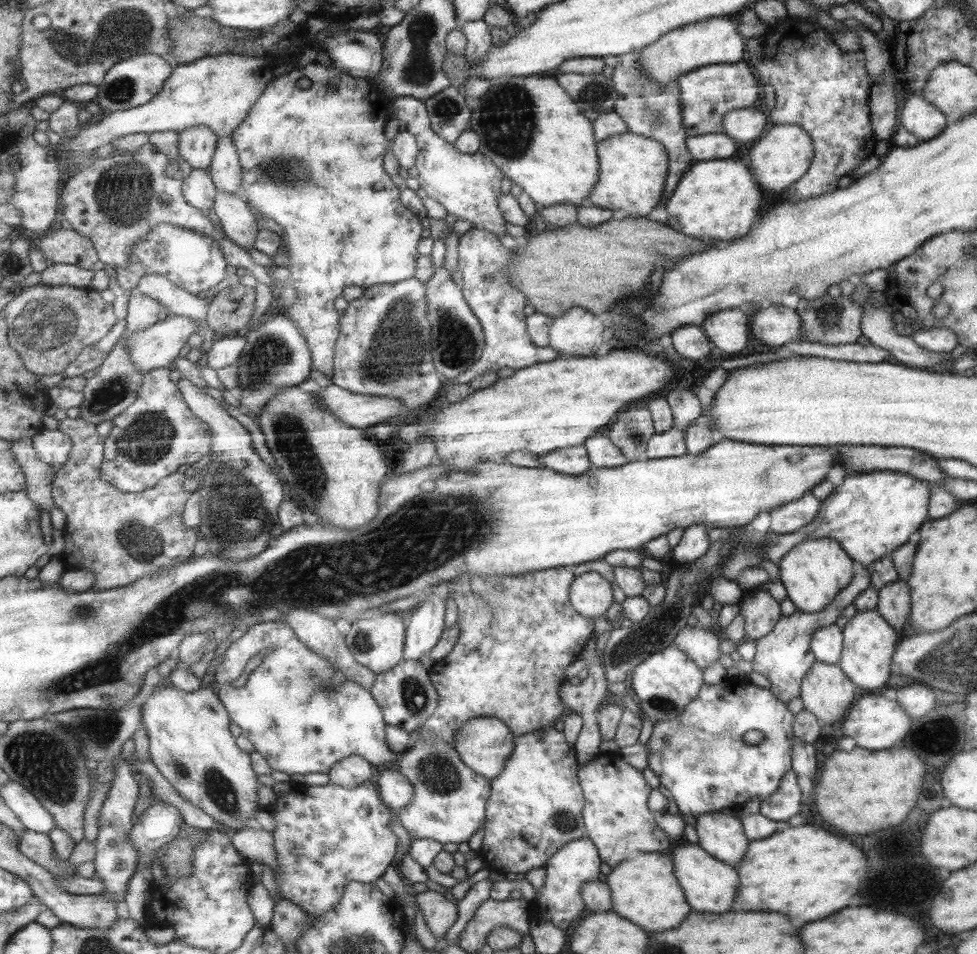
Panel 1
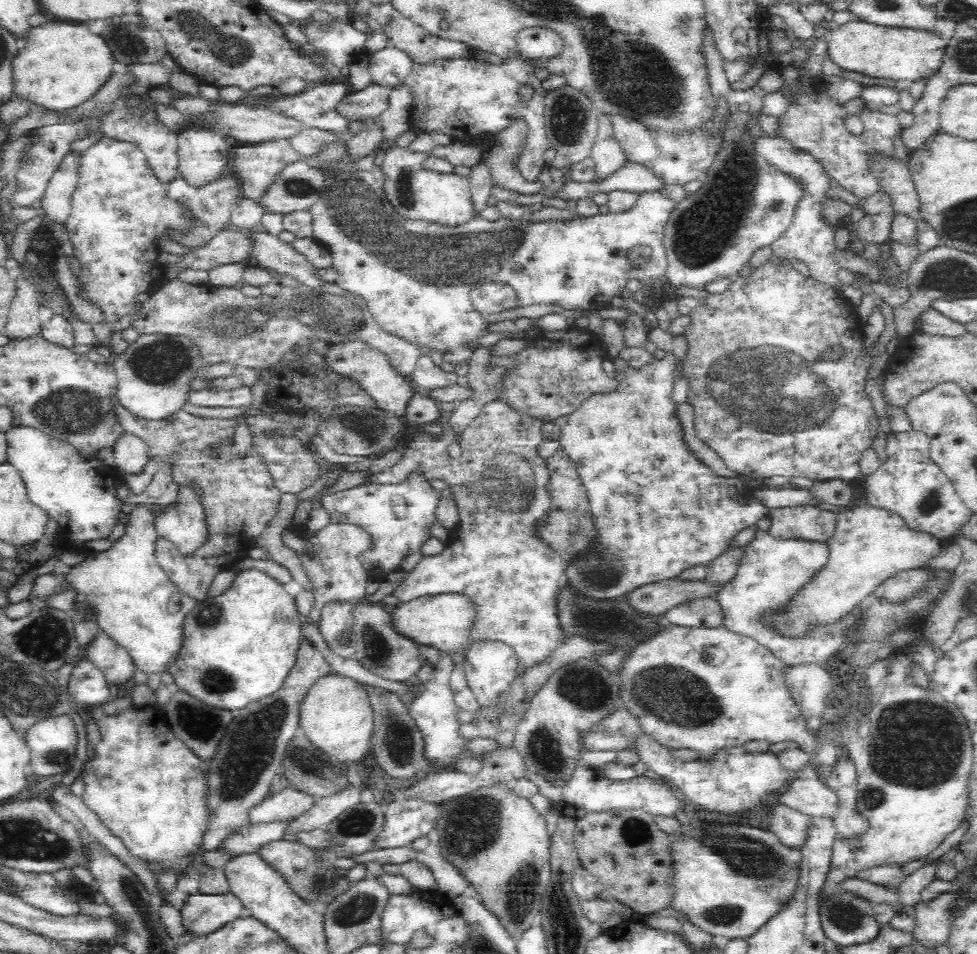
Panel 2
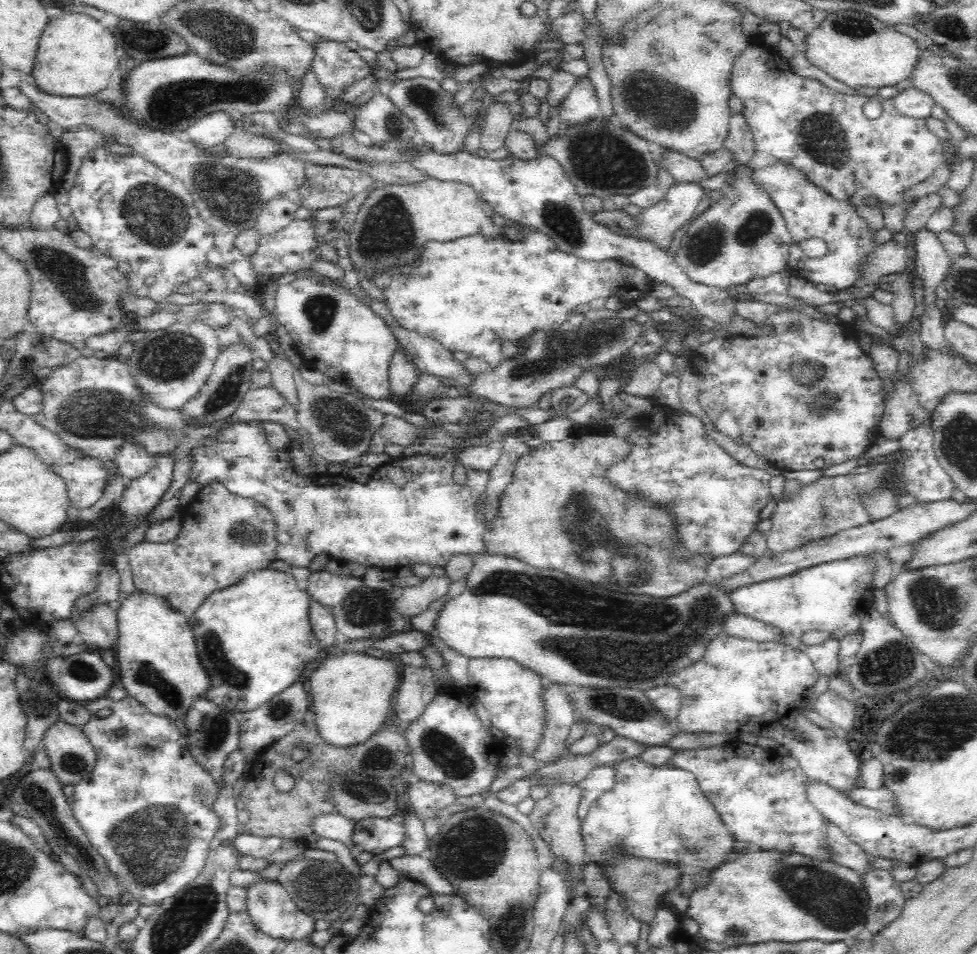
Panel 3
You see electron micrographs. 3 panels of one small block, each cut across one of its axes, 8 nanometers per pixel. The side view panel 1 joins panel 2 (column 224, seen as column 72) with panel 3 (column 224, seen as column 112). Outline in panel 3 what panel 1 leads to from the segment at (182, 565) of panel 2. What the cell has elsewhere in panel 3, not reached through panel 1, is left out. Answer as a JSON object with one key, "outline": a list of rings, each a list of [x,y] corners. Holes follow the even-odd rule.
{"outline":[[[214,481],[200,487],[200,491],[196,494],[193,500],[187,506],[180,506],[178,512],[183,517],[183,532],[181,536],[174,542],[166,543],[154,543],[148,541],[142,541],[134,546],[130,547],[130,550],[126,550],[126,555],[129,558],[129,565],[131,566],[133,584],[136,589],[144,589],[144,591],[150,591],[150,593],[156,593],[156,595],[162,595],[166,597],[172,607],[182,611],[186,616],[191,616],[193,612],[212,594],[223,588],[228,588],[231,584],[234,584],[238,579],[242,578],[248,572],[265,569],[270,562],[274,562],[274,550],[276,550],[276,540],[274,539],[274,524],[273,515],[266,509],[260,502],[257,502],[254,498],[244,498],[230,492],[224,483],[220,481]]]}

